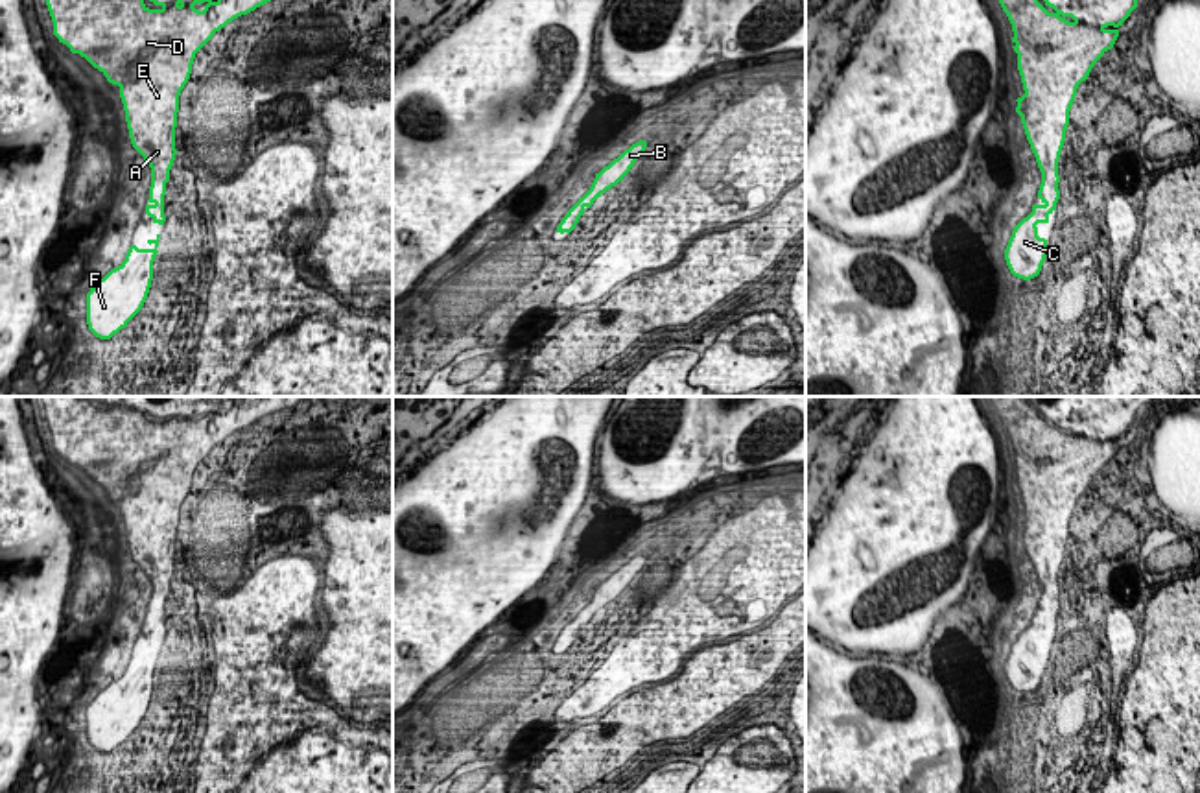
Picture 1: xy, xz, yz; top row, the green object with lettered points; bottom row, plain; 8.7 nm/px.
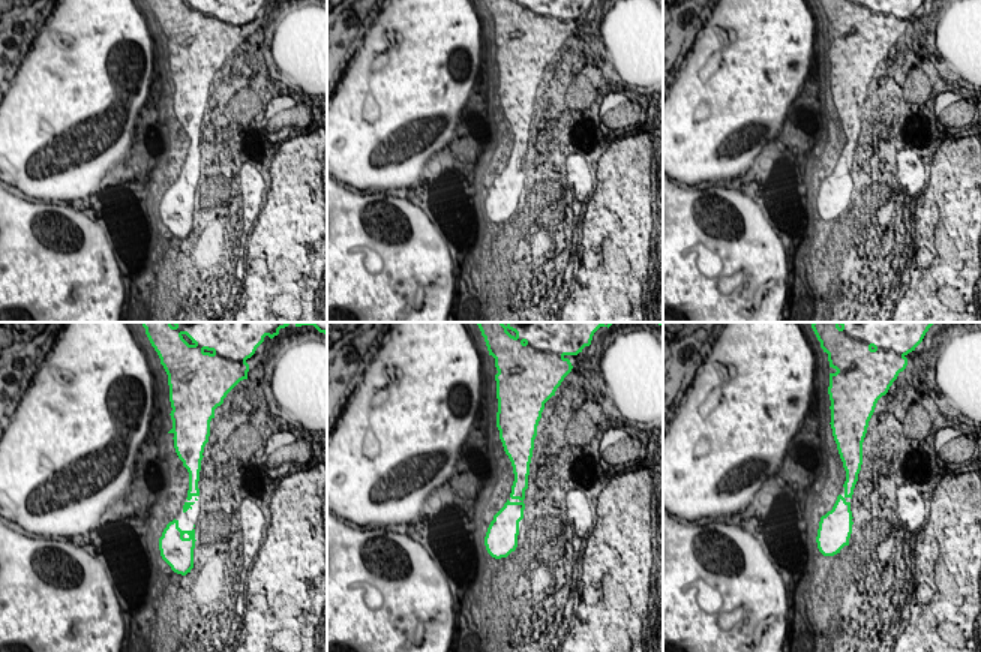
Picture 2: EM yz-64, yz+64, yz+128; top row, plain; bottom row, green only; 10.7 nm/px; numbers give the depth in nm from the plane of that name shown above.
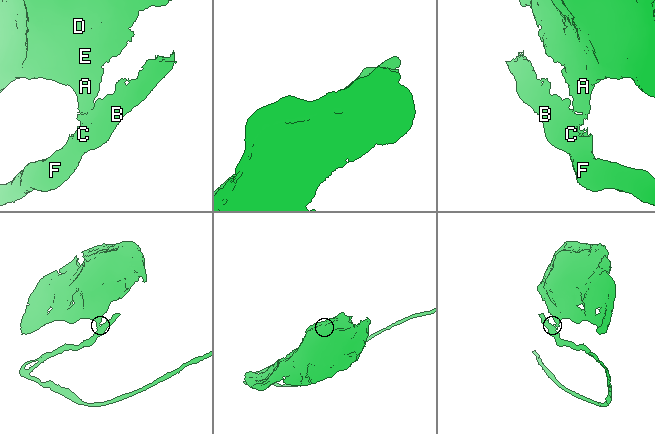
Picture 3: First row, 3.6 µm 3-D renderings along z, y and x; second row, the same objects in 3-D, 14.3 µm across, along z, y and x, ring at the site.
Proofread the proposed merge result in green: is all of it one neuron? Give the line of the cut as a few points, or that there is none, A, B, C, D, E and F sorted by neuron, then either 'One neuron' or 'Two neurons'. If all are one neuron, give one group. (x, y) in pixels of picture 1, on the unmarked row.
No split. Groups: A B C D E F. One neuron

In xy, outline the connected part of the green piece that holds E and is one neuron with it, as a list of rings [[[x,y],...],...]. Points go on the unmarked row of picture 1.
[[[42,396],[53,448],[120,500],[133,561],[151,581],[146,627],[164,638],[179,509],[195,467],[234,432],[317,396]]]

